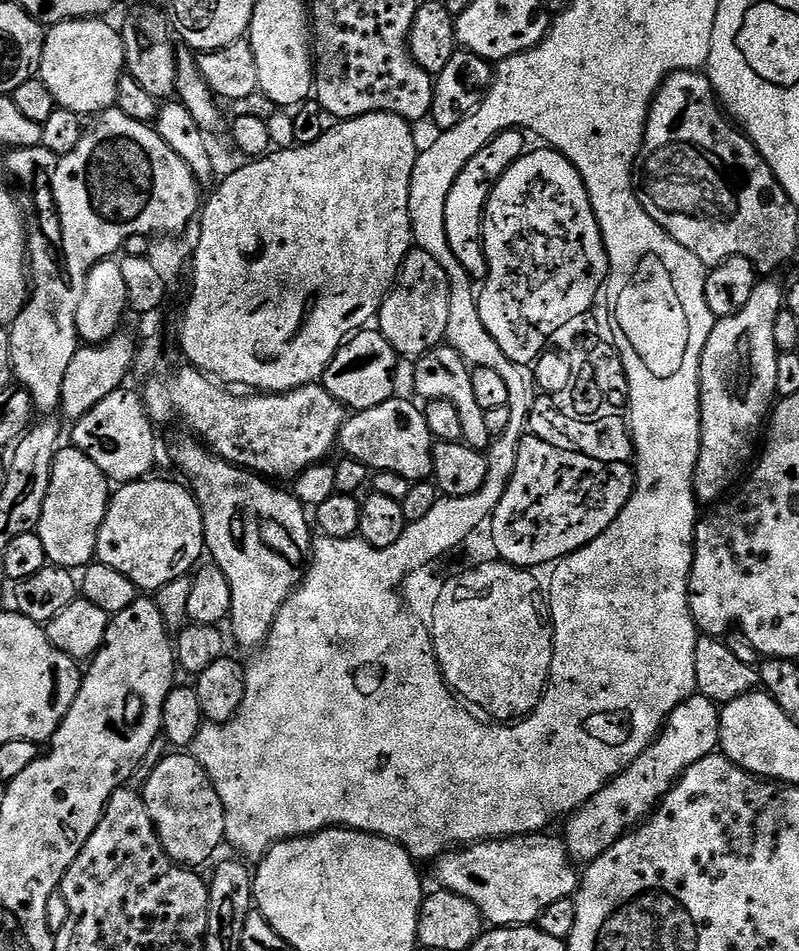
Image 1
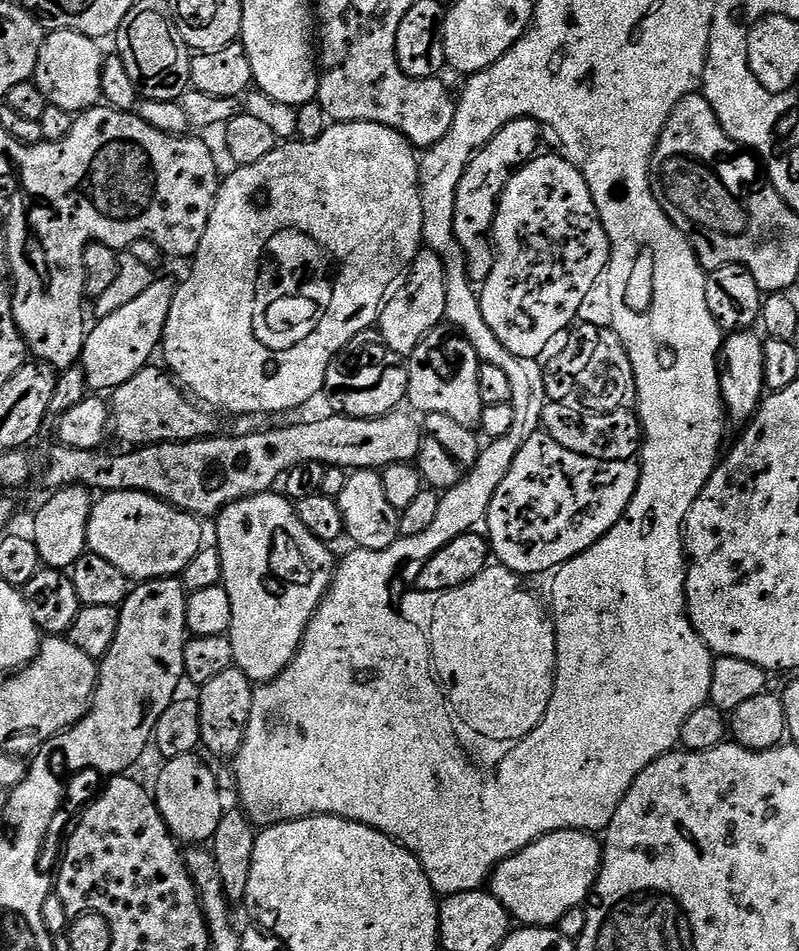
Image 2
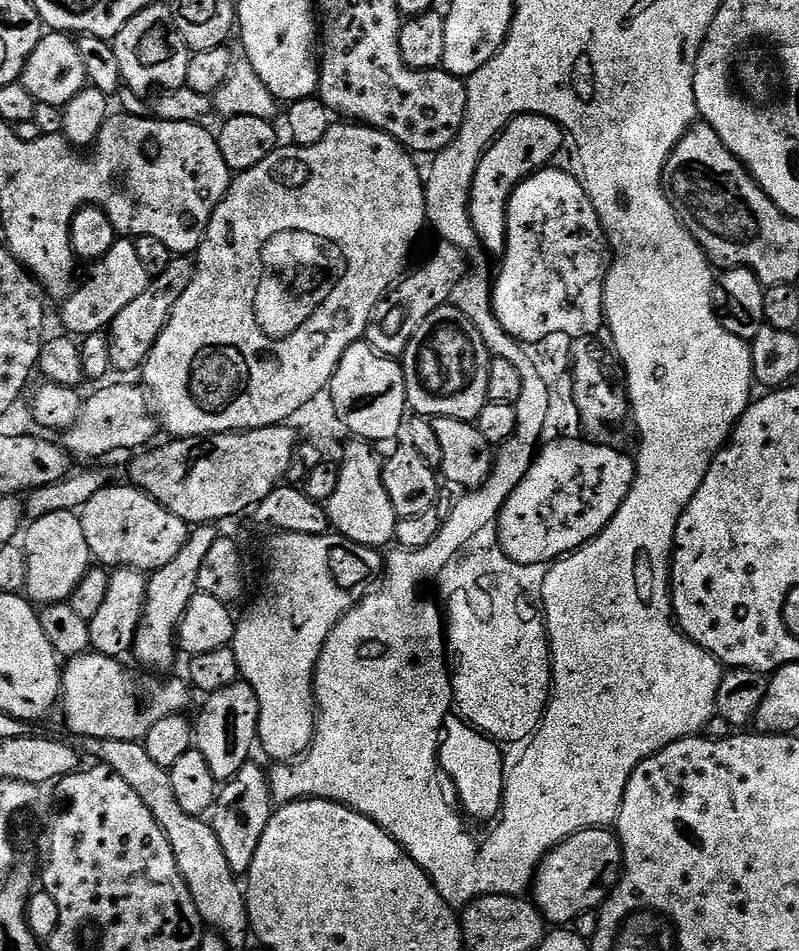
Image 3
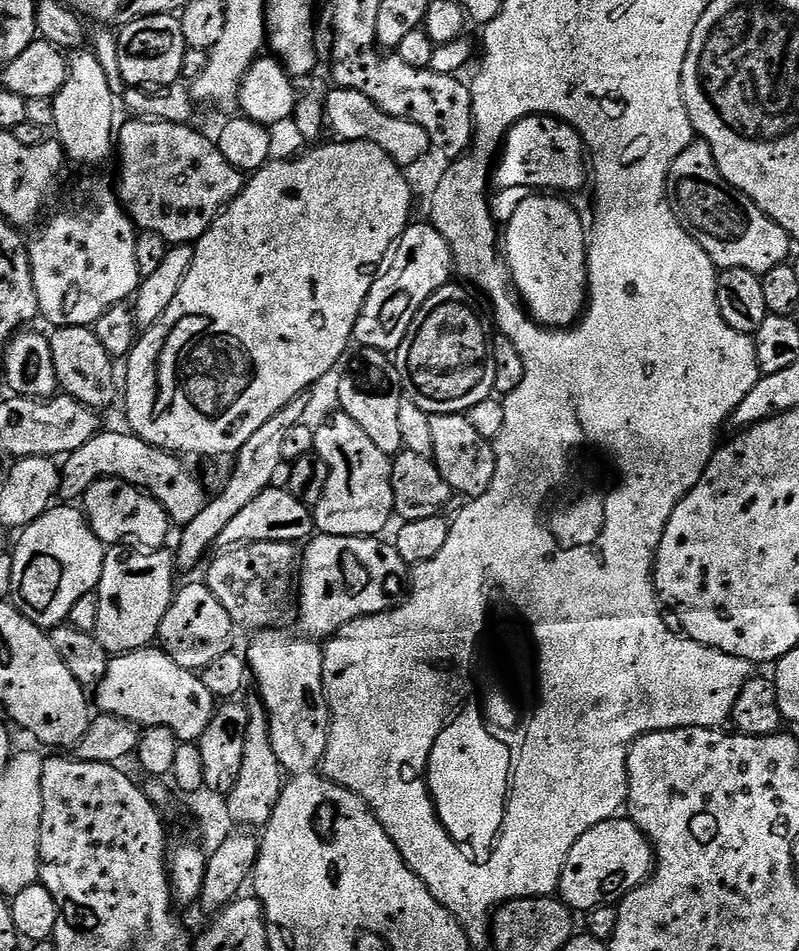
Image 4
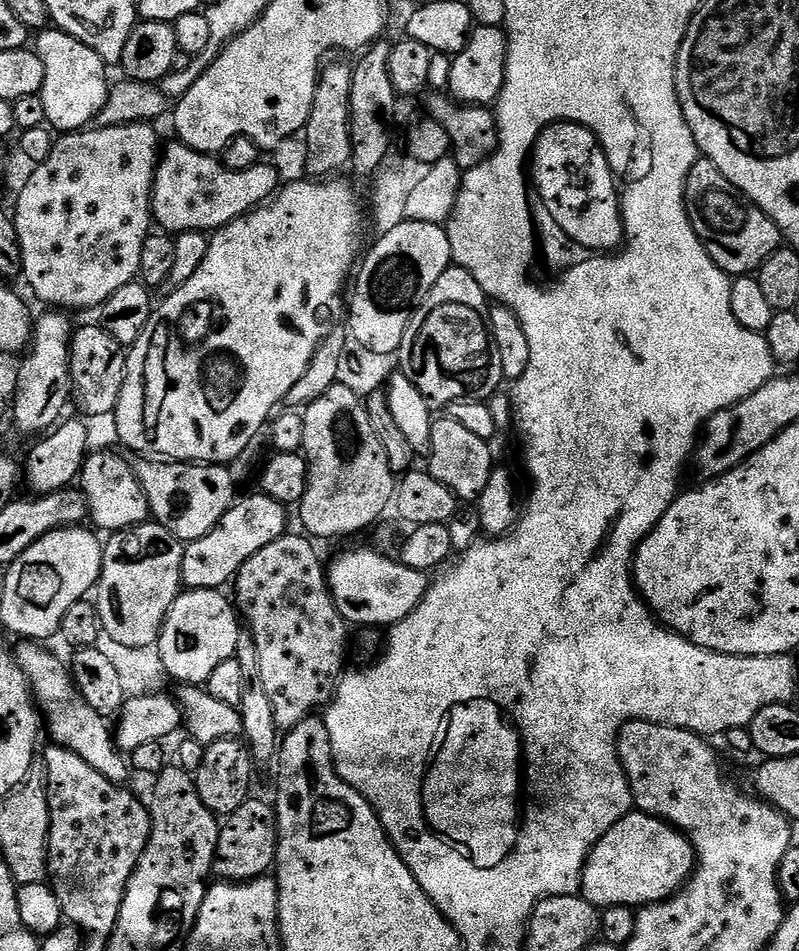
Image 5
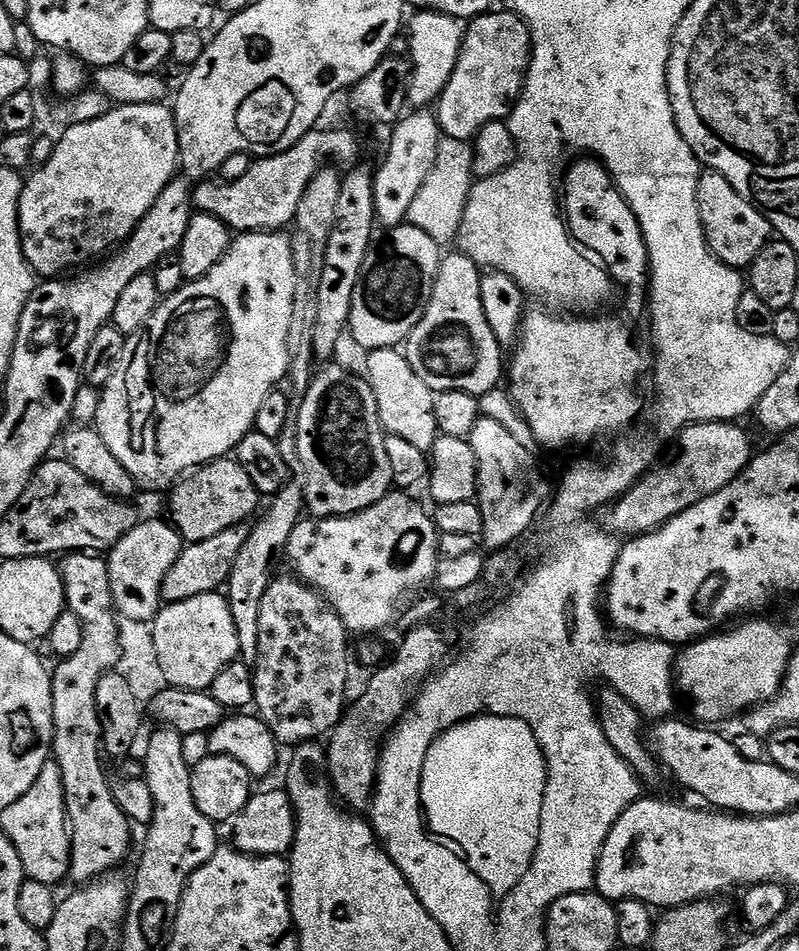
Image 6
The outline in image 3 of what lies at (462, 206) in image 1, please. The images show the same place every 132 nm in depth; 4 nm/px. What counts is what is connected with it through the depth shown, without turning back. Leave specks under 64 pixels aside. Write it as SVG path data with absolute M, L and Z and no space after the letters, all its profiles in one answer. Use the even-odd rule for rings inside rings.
M524 108L524 112L504 116L504 124L484 140L484 148L480 148L480 156L476 156L476 168L472 168L472 180L468 180L470 231L477 236L473 237L485 253L505 251L508 200L512 192L519 184L547 171L557 171L587 186L588 140L580 140L580 132L572 132L564 120L548 120L546 114L536 112L536 108Z

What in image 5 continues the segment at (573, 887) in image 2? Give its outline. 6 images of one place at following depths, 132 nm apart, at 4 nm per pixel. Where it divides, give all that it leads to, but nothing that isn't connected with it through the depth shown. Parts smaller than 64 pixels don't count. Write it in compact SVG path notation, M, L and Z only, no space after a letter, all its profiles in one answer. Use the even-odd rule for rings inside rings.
M633 810L619 820L604 837L592 847L592 852L584 863L584 873L580 883L579 895L601 910L610 906L630 906L639 909L645 904L657 904L659 900L669 900L688 882L696 866L696 851L684 833L645 812Z

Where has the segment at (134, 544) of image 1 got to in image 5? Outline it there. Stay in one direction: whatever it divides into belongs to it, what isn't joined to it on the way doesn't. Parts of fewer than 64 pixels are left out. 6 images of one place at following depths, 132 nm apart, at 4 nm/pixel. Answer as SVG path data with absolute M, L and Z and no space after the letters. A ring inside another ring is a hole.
M93 451L84 459L78 477L78 488L88 503L91 523L96 523L95 527L101 533L124 532L128 528L137 528L149 519L148 499L138 482L133 465L128 465L122 457L115 456L112 452Z

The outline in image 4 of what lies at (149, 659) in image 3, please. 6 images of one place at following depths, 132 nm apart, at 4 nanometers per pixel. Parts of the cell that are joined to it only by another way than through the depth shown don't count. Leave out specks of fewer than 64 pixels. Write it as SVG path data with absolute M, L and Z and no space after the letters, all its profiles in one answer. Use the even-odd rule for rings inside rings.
M307 395L293 398L282 410L278 410L278 414L274 414L274 418L270 418L270 422L266 422L266 426L261 426L255 434L250 434L246 446L242 446L240 451L235 453L236 465L233 466L232 473L229 474L228 481L224 484L224 489L217 496L213 495L209 499L208 503L204 505L204 509L193 521L179 529L180 541L177 542L176 548L174 547L174 563L177 569L196 568L200 564L200 559L202 559L202 564L205 557L217 547L222 530L226 530L227 524L248 503L254 502L254 498L258 498L258 494L262 494L277 483L276 475L279 474L280 467L282 467L282 472L286 464L282 458L282 445L286 438L286 430L301 423L306 411L307 400Z

